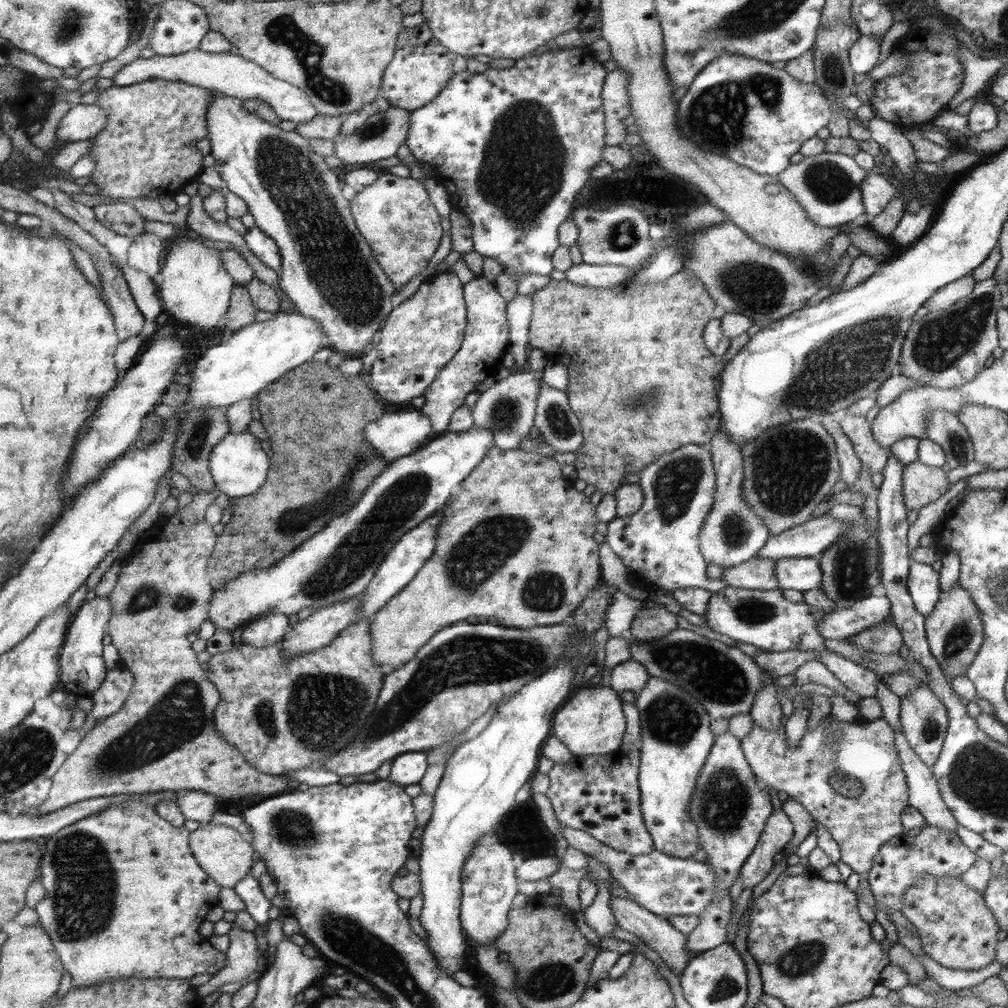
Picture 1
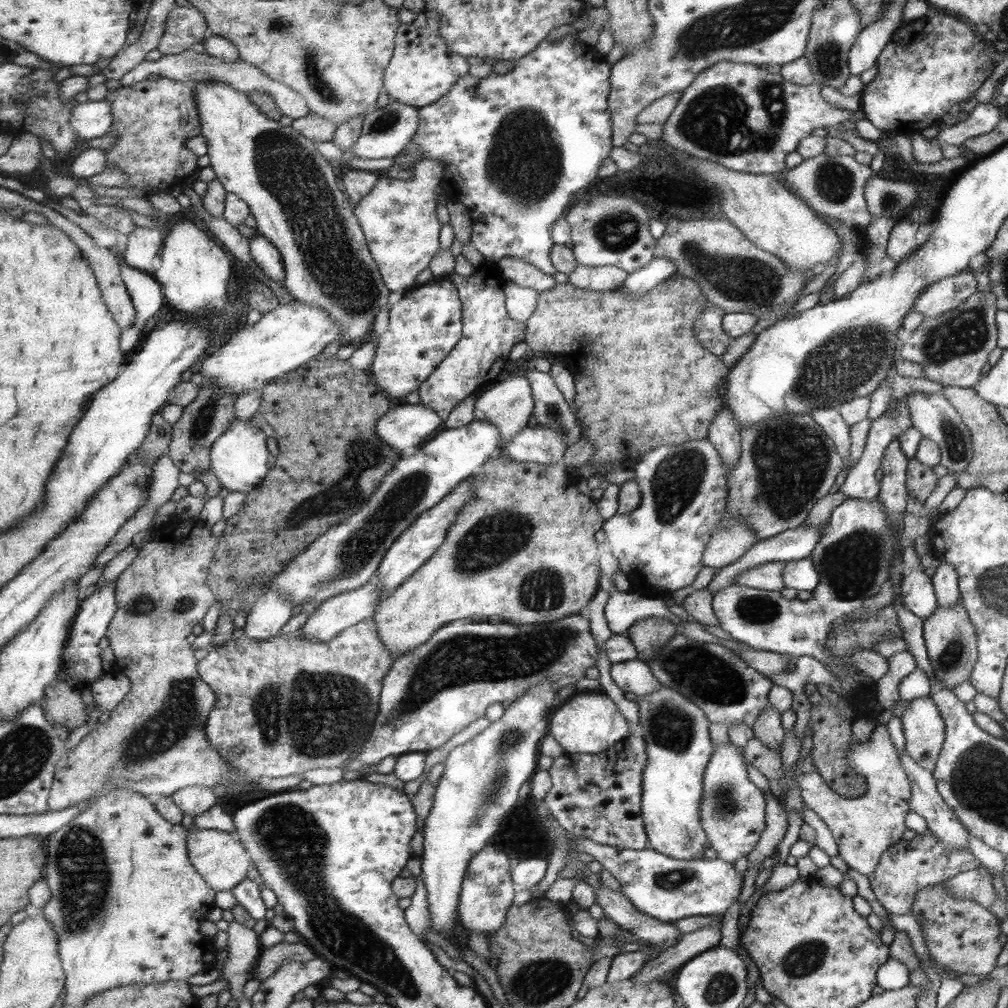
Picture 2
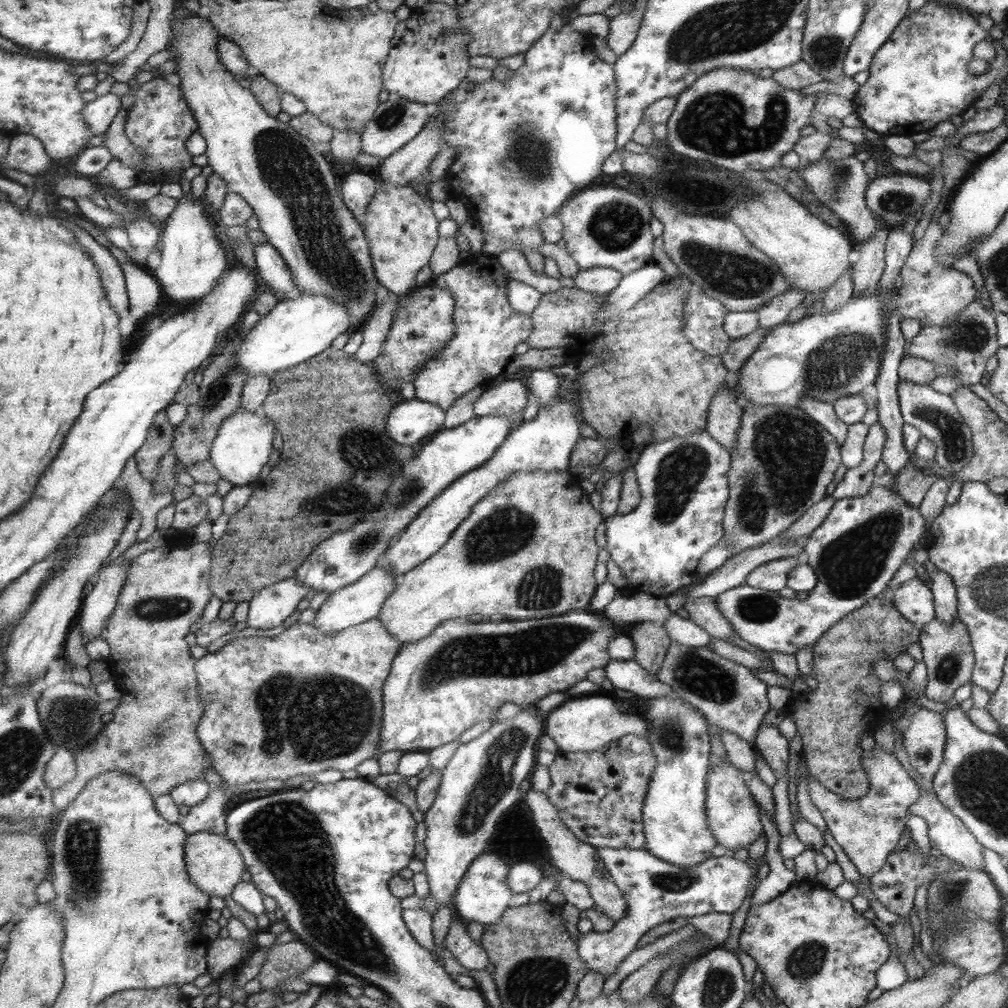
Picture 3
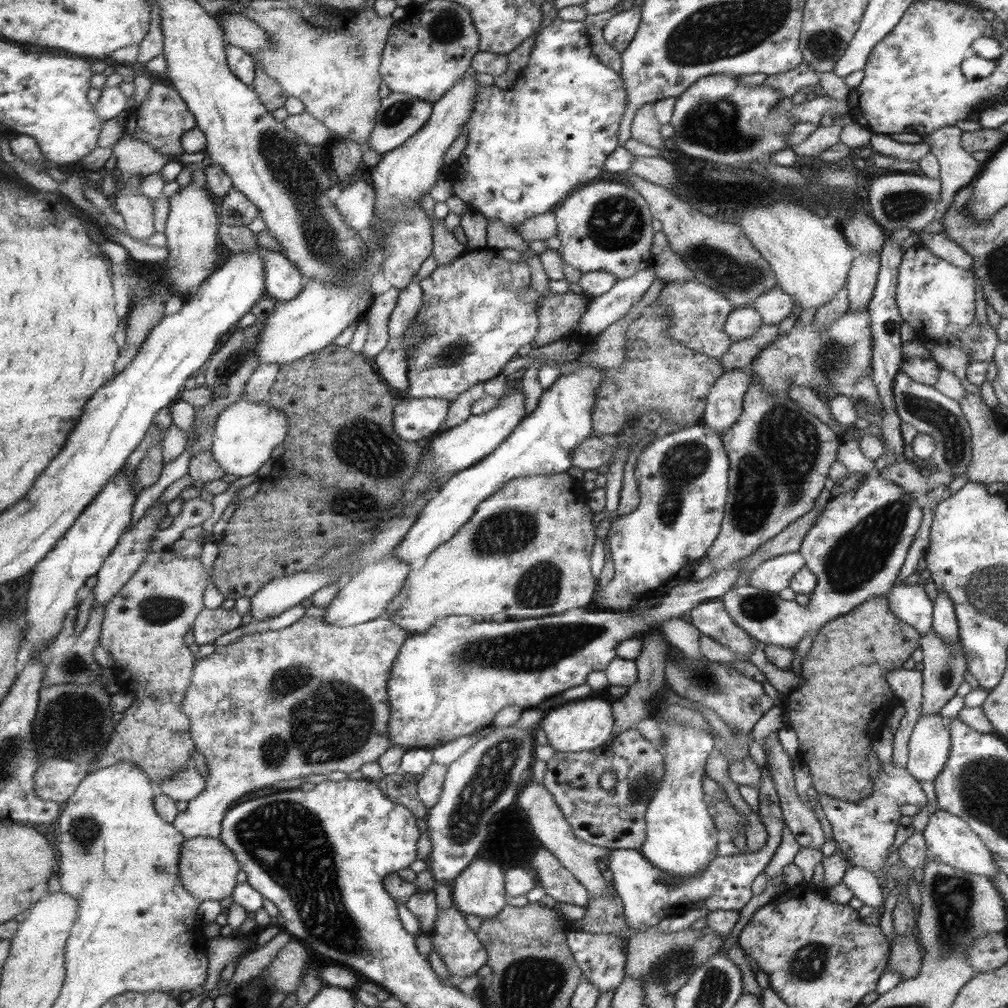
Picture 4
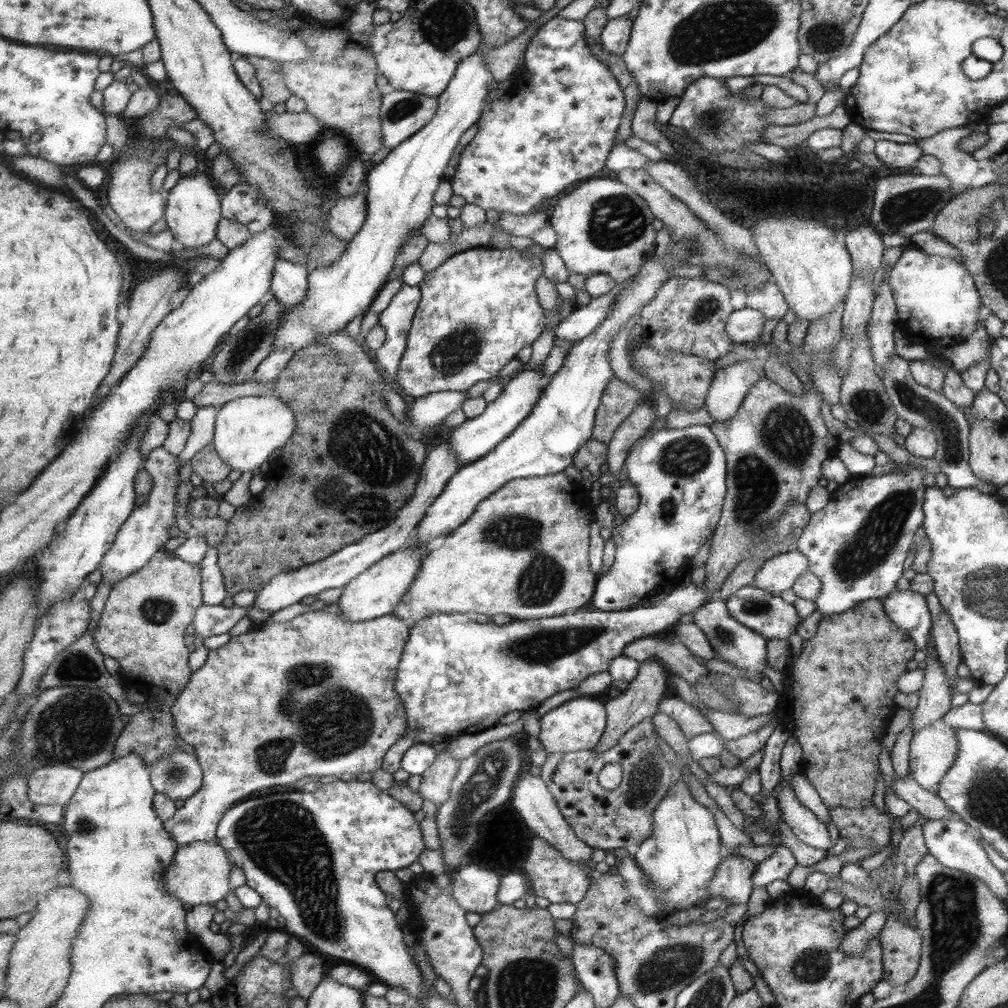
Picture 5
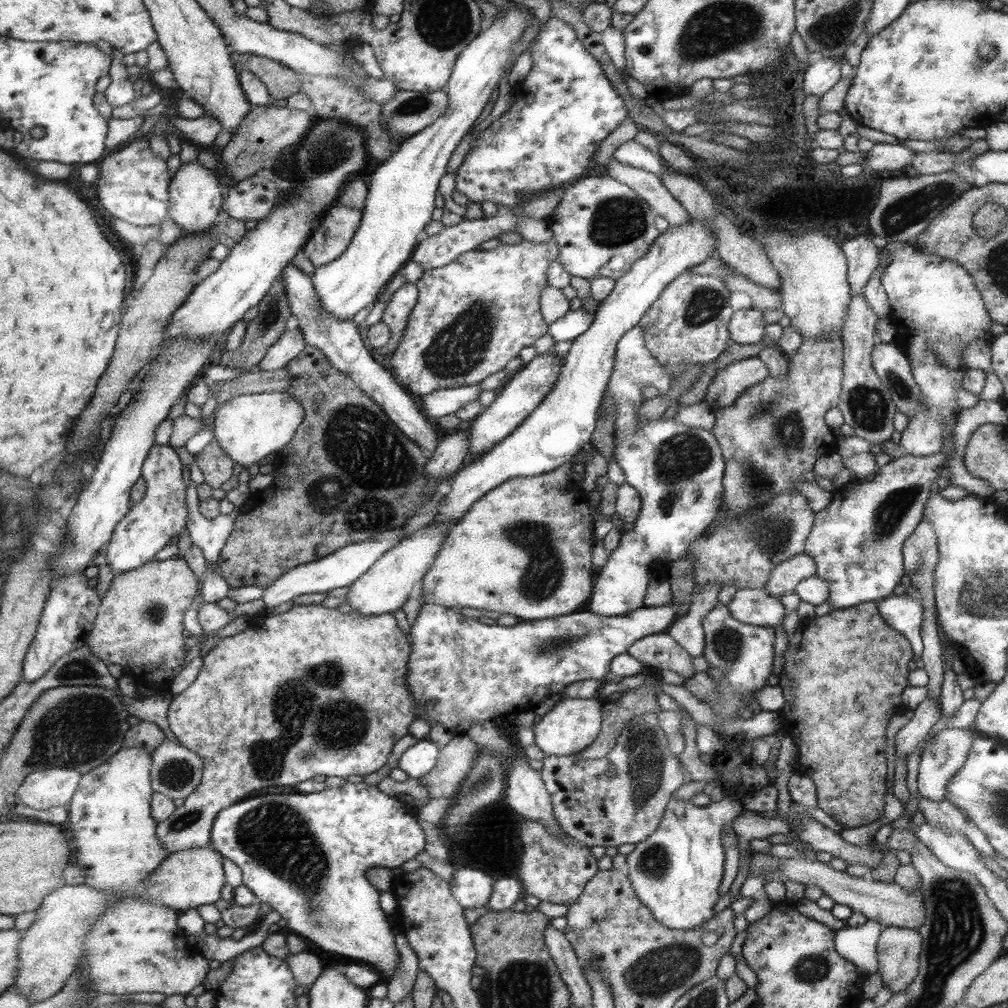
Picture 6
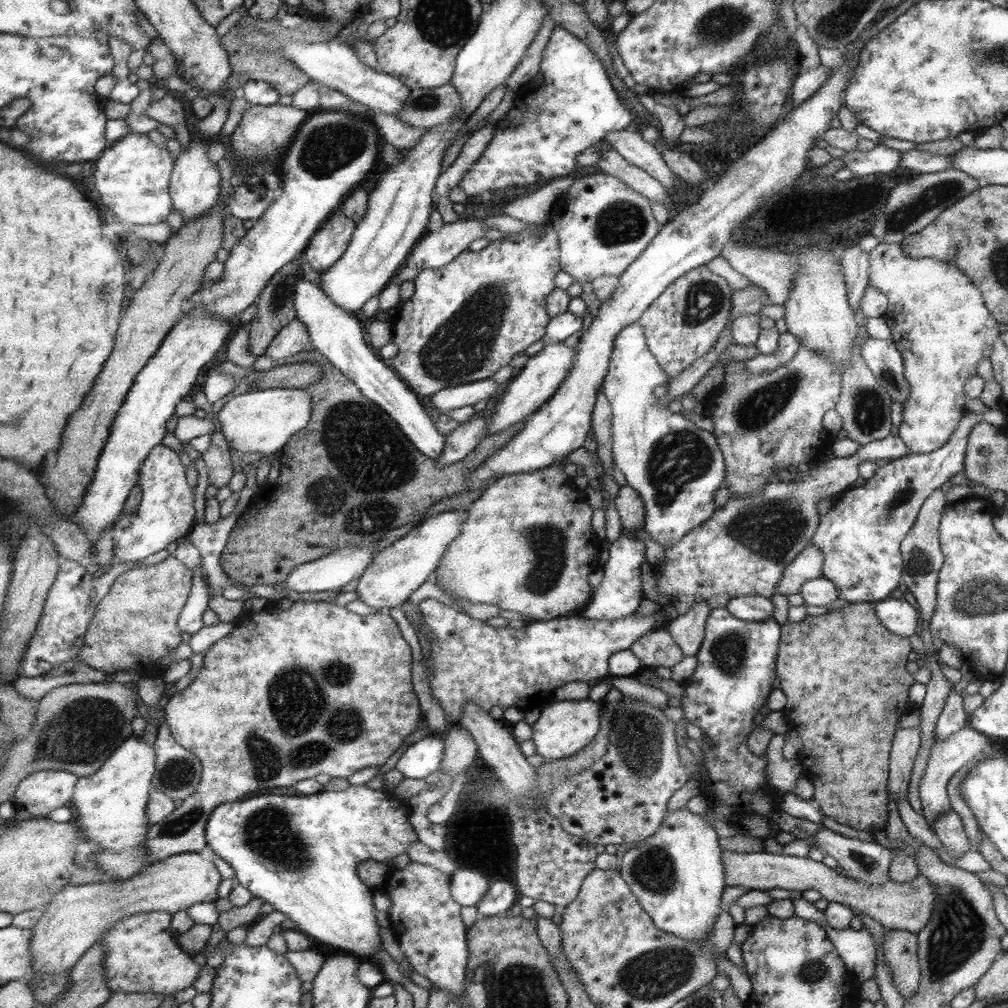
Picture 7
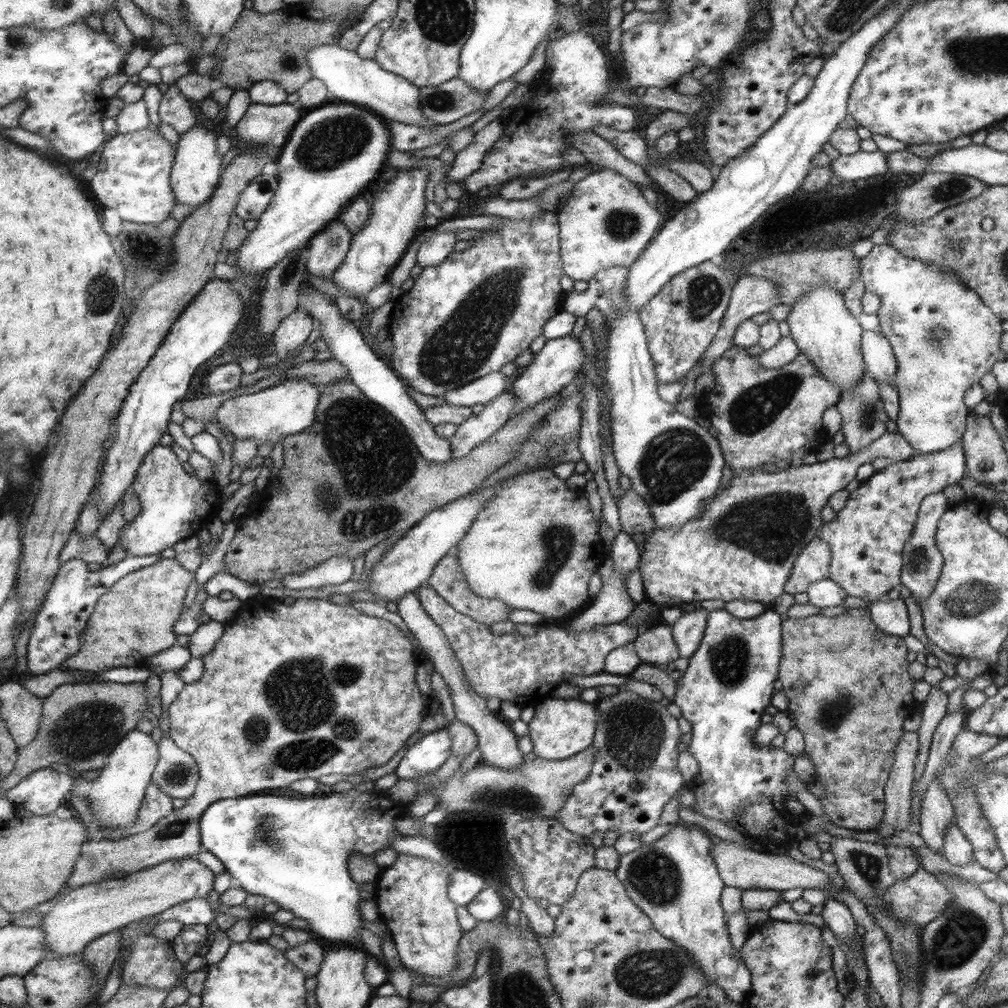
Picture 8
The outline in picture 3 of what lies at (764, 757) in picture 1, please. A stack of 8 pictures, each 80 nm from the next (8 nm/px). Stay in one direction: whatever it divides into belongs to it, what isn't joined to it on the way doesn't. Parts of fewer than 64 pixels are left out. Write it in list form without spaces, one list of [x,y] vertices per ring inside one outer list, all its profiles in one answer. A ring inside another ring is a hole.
[[[874,746],[874,751],[863,751],[863,769],[870,777],[870,792],[865,797],[856,800],[841,799],[838,794],[831,793],[829,789],[813,777],[809,776],[807,781],[807,792],[809,800],[813,806],[821,813],[821,817],[827,825],[827,829],[833,840],[846,854],[847,858],[854,864],[857,872],[864,878],[873,876],[886,863],[887,855],[896,848],[896,844],[901,837],[901,832],[906,825],[908,817],[908,807],[919,799],[919,787],[909,778],[905,768],[896,760],[893,754],[885,753],[879,747]]]

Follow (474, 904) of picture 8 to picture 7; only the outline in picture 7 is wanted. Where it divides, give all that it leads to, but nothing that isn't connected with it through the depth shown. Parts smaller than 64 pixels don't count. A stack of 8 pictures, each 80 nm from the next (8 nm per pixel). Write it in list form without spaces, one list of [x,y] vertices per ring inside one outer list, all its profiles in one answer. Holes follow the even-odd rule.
[[[497,880],[489,884],[481,900],[475,902],[477,916],[491,917],[505,914],[506,911],[517,902],[519,898],[511,883]]]

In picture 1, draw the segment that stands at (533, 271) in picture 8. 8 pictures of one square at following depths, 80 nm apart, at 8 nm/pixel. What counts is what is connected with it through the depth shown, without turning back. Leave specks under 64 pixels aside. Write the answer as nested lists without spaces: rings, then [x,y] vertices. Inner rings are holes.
[[[474,276],[461,288],[466,309],[466,324],[459,350],[447,362],[433,380],[423,389],[423,406],[419,409],[427,416],[433,432],[442,435],[448,430],[450,418],[455,410],[464,403],[465,396],[474,392],[475,386],[489,376],[498,377],[502,374],[501,361],[506,355],[508,341],[508,322],[506,320],[506,304],[495,290],[495,285],[487,282],[483,276]]]

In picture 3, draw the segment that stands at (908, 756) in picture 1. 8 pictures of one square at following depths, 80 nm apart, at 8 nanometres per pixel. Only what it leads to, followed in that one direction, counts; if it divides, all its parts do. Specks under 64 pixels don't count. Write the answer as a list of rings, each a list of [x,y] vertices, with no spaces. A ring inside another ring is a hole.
[[[918,787],[919,799],[908,807],[908,813],[924,818],[928,829],[927,837],[929,838],[931,847],[943,853],[943,856],[960,864],[965,870],[983,870],[983,848],[977,843],[977,840],[967,831],[967,828],[963,826],[958,818],[951,814],[951,811],[947,811],[947,809],[935,799],[935,795],[928,794],[923,788]]]

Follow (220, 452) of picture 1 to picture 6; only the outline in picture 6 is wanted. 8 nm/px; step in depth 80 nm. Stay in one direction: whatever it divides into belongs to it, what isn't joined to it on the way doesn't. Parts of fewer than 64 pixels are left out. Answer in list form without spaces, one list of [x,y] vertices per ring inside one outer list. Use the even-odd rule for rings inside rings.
[[[255,393],[230,398],[217,405],[212,432],[226,456],[244,468],[281,450],[303,422],[303,407],[289,393]]]

